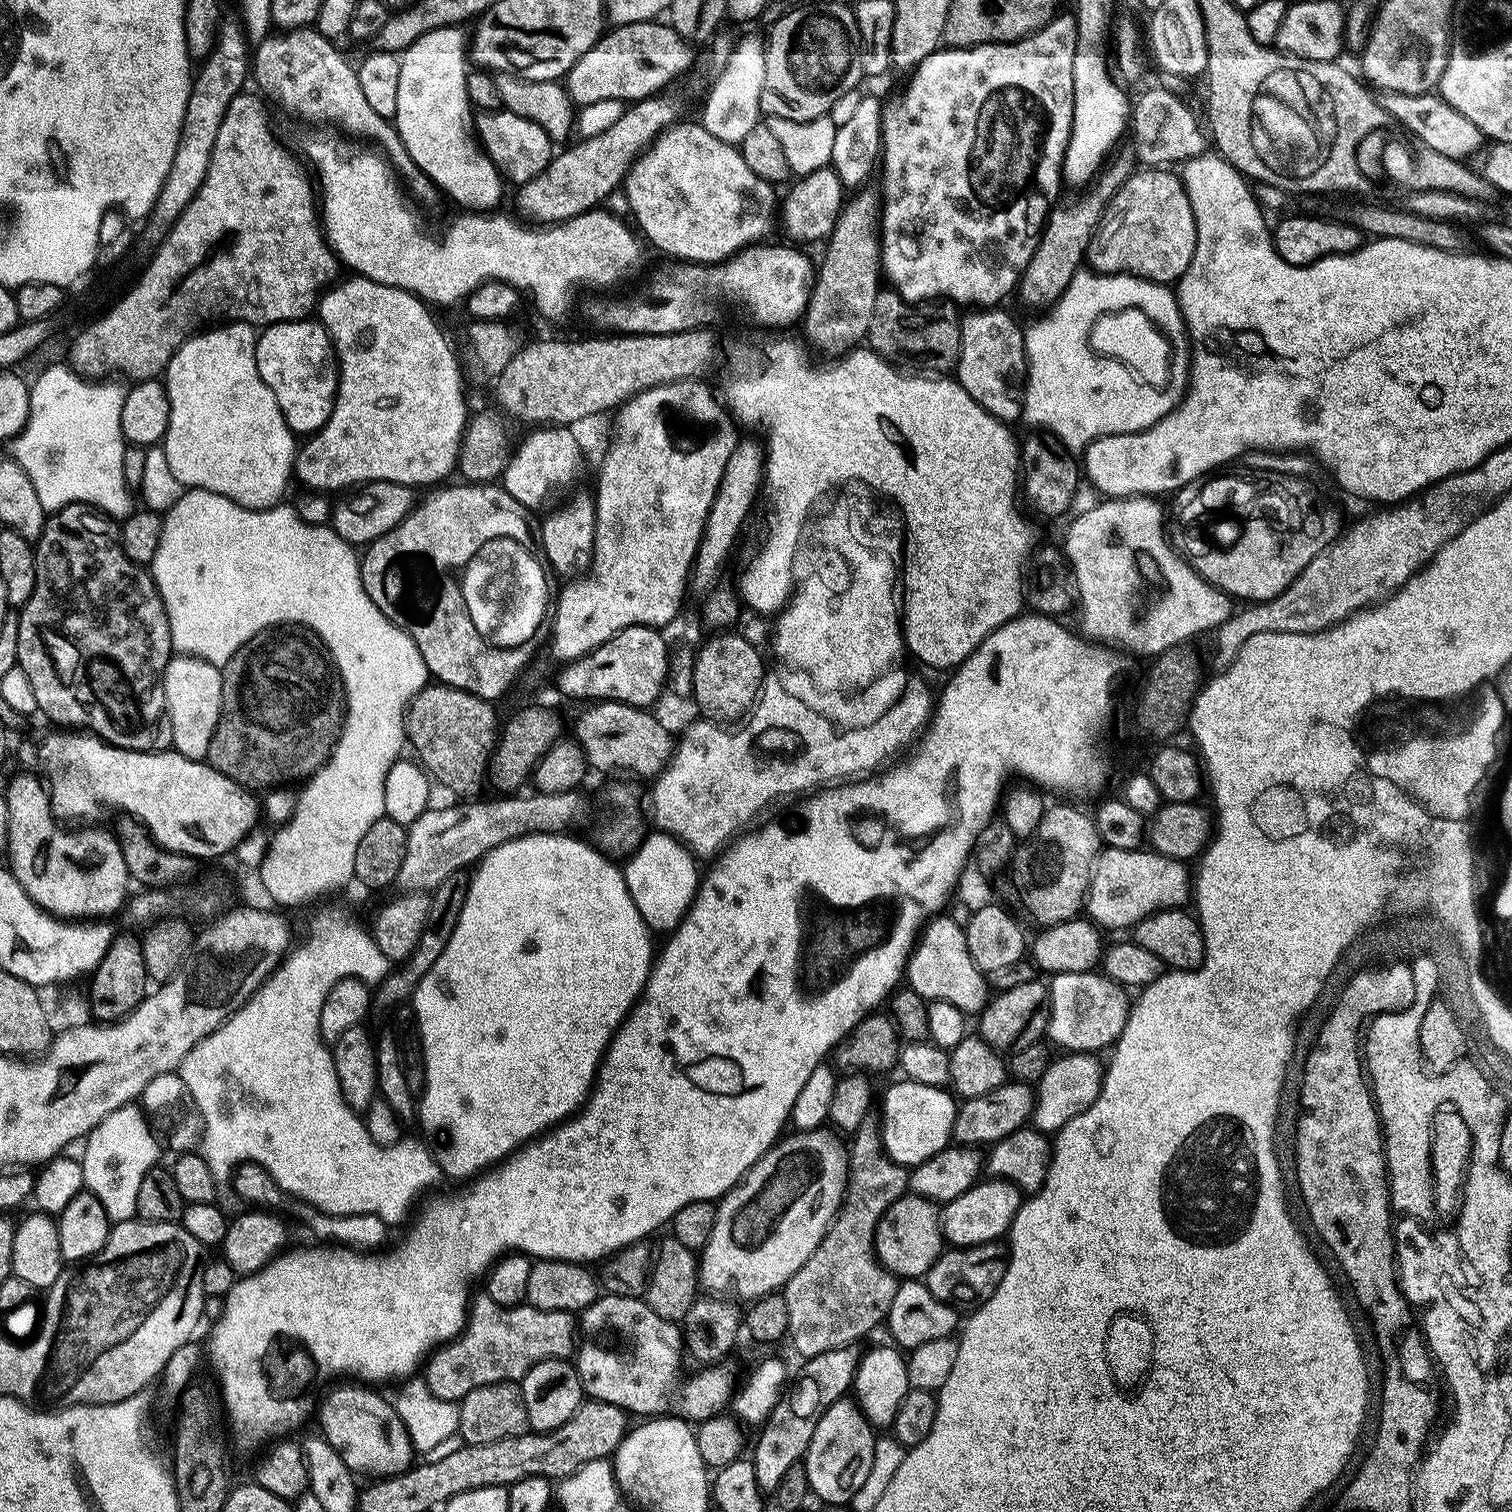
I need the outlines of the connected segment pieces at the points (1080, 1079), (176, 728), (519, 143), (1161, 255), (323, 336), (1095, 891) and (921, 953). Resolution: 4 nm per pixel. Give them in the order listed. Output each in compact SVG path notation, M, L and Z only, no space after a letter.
M1087 1052L1064 1054L1053 1059L1052 1063L1048 1065L1046 1074L1041 1078L1038 1087L1035 1089L1036 1109L1032 1112L1031 1127L1035 1128L1037 1132L1058 1134L1067 1124L1074 1122L1074 1118L1078 1118L1078 1114L1086 1114L1086 1110L1090 1110L1090 1106L1094 1106L1094 1102L1098 1102L1100 1091L1104 1085L1106 1068L1103 1063L1100 1065L1100 1060L1099 1055Z
M177 655L168 667L164 685L175 751L191 760L207 761L210 746L216 743L218 722L224 709L223 671L197 656Z
M505 110L477 115L474 126L484 151L509 183L523 187L541 176L556 155L554 143L544 128Z
M1140 170L1137 176L1128 176L1124 184L1120 187L1120 193L1108 205L1107 213L1096 230L1096 237L1092 239L1091 246L1088 247L1087 267L1091 271L1101 276L1139 276L1142 280L1152 280L1155 284L1163 284L1165 286L1175 285L1186 274L1186 270L1190 270L1190 266L1194 262L1194 256L1198 250L1198 222L1195 218L1194 206L1190 202L1188 192L1184 189L1183 179L1179 175L1176 176L1172 170Z
M312 318L294 323L272 324L257 339L259 373L274 394L288 427L295 435L315 435L333 416L336 389L339 387L337 371L327 366L333 354L328 332L321 322Z
M1105 847L1092 866L1092 881L1086 901L1087 919L1100 930L1109 928L1112 932L1120 932L1123 928L1135 929L1137 924L1159 912L1168 912L1172 908L1183 909L1187 905L1184 903L1187 900L1189 903L1194 896L1194 876L1190 868L1188 872L1188 868L1187 863L1160 856L1153 850L1127 852Z
M941 914L928 921L920 939L908 959L906 980L911 991L927 1002L950 1003L968 1018L979 1017L988 1007L990 989L988 977L975 965L967 948L965 925L955 924L948 914Z

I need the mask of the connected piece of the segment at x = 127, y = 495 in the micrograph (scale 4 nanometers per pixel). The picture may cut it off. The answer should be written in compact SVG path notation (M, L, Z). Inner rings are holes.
M67 363L64 364L46 369L37 378L36 384L34 380L31 385L33 416L23 434L14 441L14 459L26 470L26 474L30 474L30 482L34 482L34 490L38 490L38 498L49 513L60 512L71 504L89 504L91 508L106 513L113 520L123 522L134 511L134 492L128 488L126 475L123 474L125 449L122 445L125 439L122 434L122 406L126 395L125 385L120 385L123 384L120 382L93 382L81 376ZM40 416L76 416L76 421L40 420Z

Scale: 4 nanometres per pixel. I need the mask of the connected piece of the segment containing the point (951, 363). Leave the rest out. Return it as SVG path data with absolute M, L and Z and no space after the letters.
M895 290L881 291L874 306L867 343L885 360L919 370L924 374L952 374L957 371L962 350L962 320L948 302L907 304Z

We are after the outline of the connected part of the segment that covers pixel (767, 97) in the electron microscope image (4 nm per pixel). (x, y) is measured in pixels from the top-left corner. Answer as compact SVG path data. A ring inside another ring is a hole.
M808 4L797 6L791 12L787 12L777 24L771 25L772 32L766 39L766 47L764 53L766 54L766 86L762 86L762 106L761 113L768 118L786 118L790 122L814 122L815 120L822 120L831 117L834 106L838 102L842 102L842 98L846 98L846 94L857 91L861 87L860 83L866 79L864 70L864 39L860 33L860 27L856 21L855 11L851 7L848 8L844 4Z

